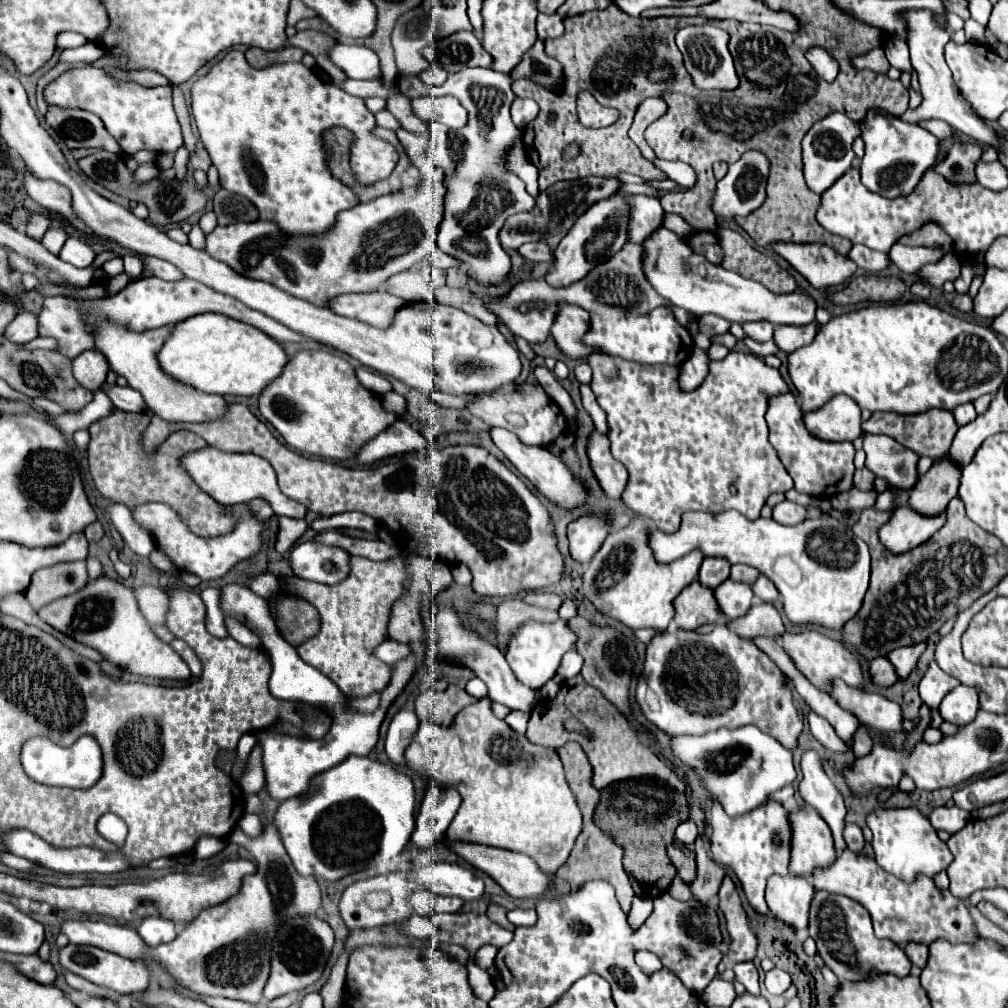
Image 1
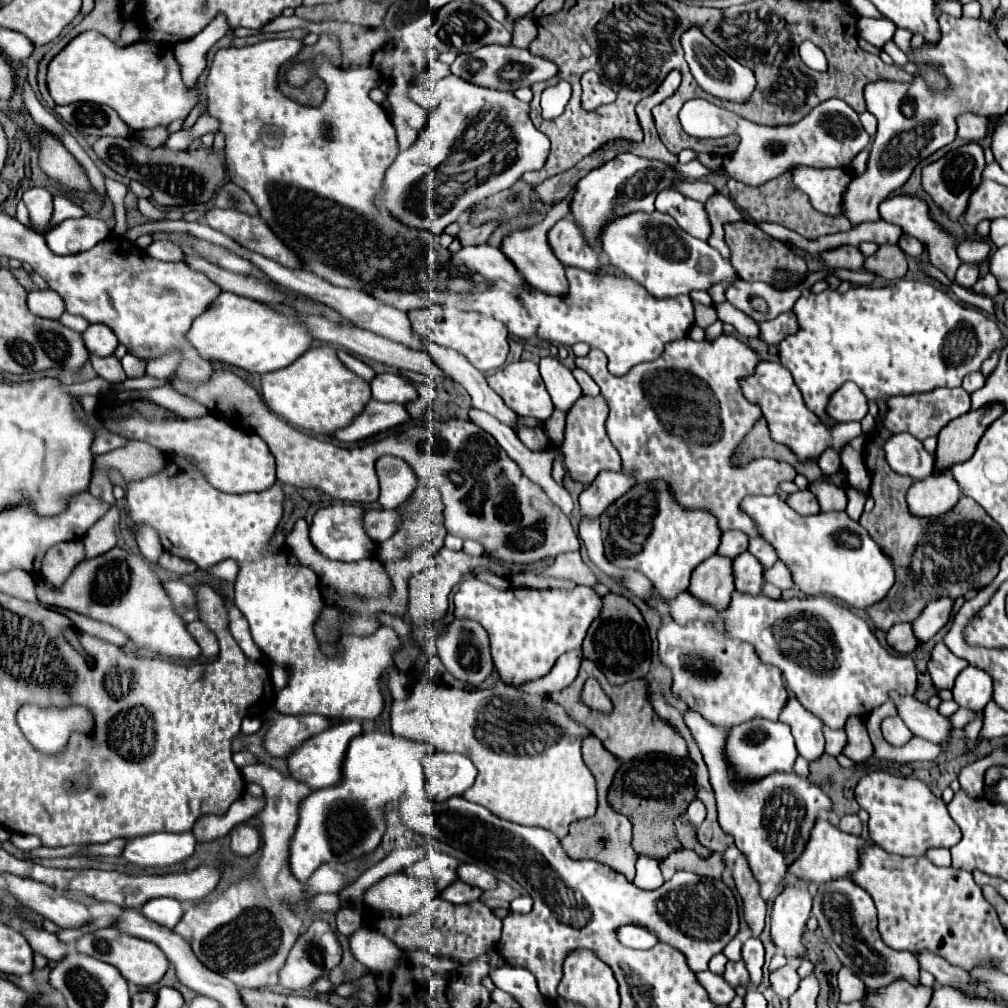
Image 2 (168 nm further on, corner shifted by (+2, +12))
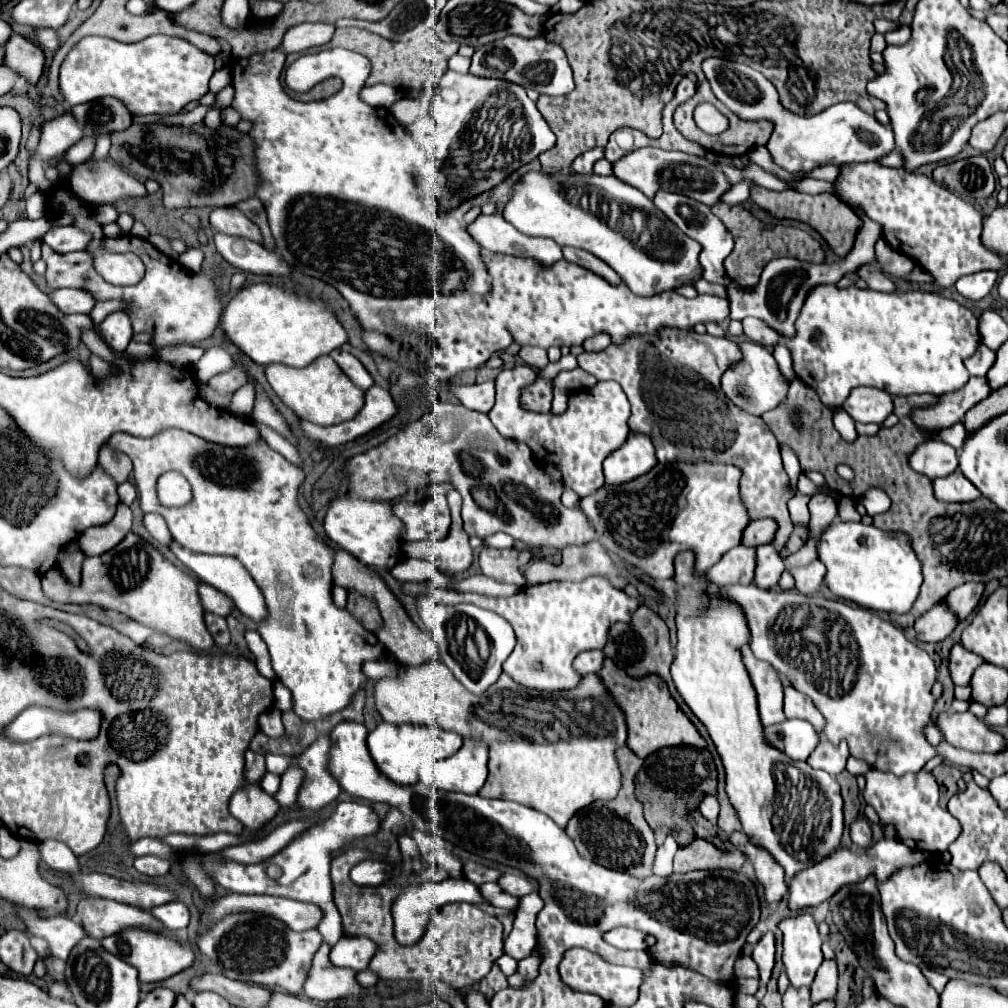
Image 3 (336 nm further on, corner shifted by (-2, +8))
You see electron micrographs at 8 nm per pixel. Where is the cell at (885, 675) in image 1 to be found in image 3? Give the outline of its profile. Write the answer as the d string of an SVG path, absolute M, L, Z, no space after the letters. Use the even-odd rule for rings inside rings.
M942 600L932 610L922 614L920 618L916 618L914 630L916 630L916 638L920 642L940 642L950 636L950 632L956 628L956 624L958 624L956 616L946 608L946 604Z

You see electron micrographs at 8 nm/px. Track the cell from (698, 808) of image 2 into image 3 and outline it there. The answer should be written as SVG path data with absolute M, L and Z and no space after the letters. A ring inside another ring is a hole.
M706 796L706 798L700 802L698 810L700 810L700 814L702 814L706 820L716 822L716 818L718 818L718 810L720 810L716 796Z

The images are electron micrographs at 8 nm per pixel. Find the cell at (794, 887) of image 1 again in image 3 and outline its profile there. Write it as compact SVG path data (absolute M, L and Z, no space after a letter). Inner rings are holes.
M804 910L798 914L786 916L778 924L782 932L782 962L786 974L794 988L810 986L818 966L822 964L822 938L816 930L814 916Z

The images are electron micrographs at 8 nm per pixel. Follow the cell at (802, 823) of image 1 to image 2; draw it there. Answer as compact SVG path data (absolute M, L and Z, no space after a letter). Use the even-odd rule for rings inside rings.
M828 820L816 822L814 830L812 830L812 838L804 850L804 854L788 868L788 874L792 878L804 880L808 884L826 884L830 880L836 878L844 878L850 876L858 866L860 866L860 852L866 846L872 846L872 840L864 840L860 836L850 836L840 832L836 826L832 826Z

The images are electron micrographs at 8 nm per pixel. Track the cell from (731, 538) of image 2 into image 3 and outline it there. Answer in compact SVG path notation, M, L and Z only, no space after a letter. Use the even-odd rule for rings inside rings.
M770 518L750 522L750 524L744 528L744 534L742 534L742 542L740 542L740 544L742 544L742 546L770 544L772 538L774 538L774 532L776 532L776 522L772 522Z

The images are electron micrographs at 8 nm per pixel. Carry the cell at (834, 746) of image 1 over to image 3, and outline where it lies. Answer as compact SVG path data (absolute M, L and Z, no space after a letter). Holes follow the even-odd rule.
M820 742L820 746L816 746L816 750L810 754L808 764L816 770L824 770L832 776L838 776L846 766L848 756L850 752L846 742L840 742L838 746L832 746L830 742Z

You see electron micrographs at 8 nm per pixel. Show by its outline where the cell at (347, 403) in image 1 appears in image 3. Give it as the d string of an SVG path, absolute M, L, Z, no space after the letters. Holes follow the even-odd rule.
M320 356L306 368L284 364L266 366L266 378L278 398L300 418L320 426L332 426L354 418L364 406L364 392L340 370L332 356Z

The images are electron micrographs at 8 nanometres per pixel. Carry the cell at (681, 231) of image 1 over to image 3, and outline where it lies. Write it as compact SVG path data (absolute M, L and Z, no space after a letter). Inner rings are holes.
M660 190L656 196L654 196L654 204L690 238L694 238L700 246L702 246L702 252L700 252L700 266L704 268L704 280L712 282L712 284L722 284L722 286L728 286L730 284L730 278L724 274L724 258L732 252L732 246L734 246L734 240L732 240L732 234L726 230L726 226L712 214L712 210L692 198L686 198L684 194L672 194L672 192L664 192Z

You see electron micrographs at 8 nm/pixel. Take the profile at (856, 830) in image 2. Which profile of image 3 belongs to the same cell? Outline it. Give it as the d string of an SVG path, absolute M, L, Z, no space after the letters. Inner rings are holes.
M856 818L850 826L850 838L856 846L866 848L872 842L872 830L870 830L870 822L866 818Z

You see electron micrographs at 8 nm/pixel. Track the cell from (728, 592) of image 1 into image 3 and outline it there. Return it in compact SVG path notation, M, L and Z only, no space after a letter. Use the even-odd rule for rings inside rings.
M772 544L756 548L756 574L754 584L762 590L772 590L778 584L780 574L784 572L784 560L778 556Z

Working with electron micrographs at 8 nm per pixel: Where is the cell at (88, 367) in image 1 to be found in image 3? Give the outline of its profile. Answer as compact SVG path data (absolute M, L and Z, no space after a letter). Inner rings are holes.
M112 312L102 324L100 324L100 336L104 342L118 354L122 354L132 340L132 326L124 312Z

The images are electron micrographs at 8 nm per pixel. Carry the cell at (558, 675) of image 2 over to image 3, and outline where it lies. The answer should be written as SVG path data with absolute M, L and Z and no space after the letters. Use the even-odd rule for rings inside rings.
M588 650L588 652L580 652L574 660L574 670L580 672L582 676L588 676L592 672L598 672L602 668L602 658L604 654L600 650Z

